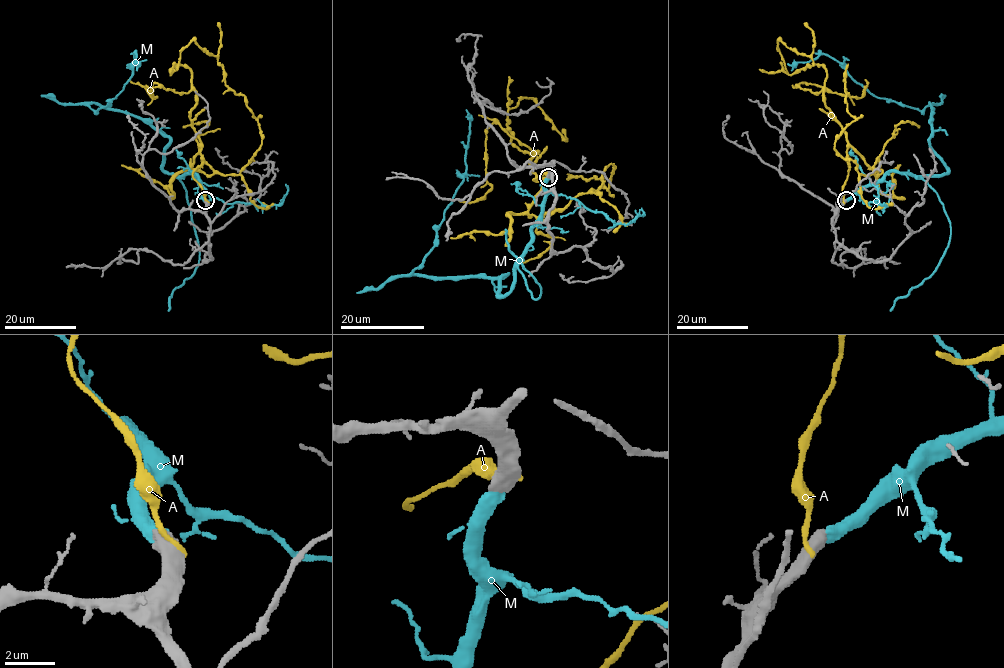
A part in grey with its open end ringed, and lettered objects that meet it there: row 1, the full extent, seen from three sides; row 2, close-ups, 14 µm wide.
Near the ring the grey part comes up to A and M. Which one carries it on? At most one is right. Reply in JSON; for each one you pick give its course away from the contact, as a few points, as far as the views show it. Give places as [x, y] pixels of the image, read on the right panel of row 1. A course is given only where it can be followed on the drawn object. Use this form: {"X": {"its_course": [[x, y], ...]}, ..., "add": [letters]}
{"M": {"its_course": [[846, 200], [890, 171], [947, 172], [930, 147], [932, 108], [877, 97], [823, 53], [788, 63]]}, "add": ["M"]}

